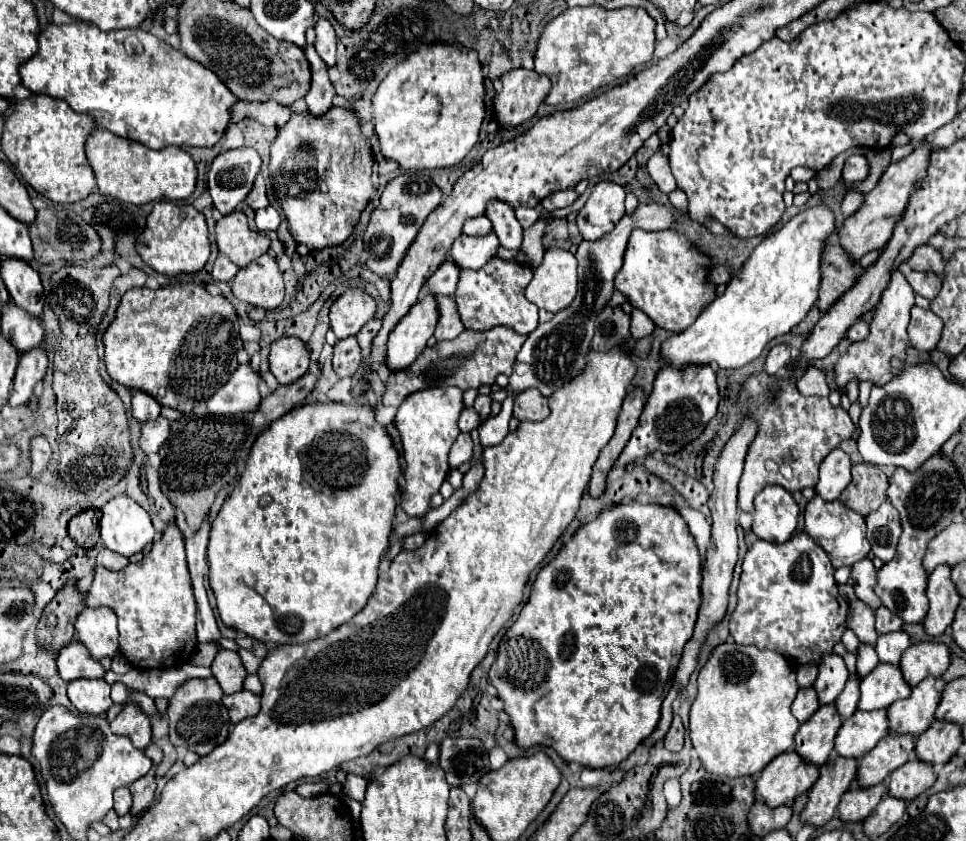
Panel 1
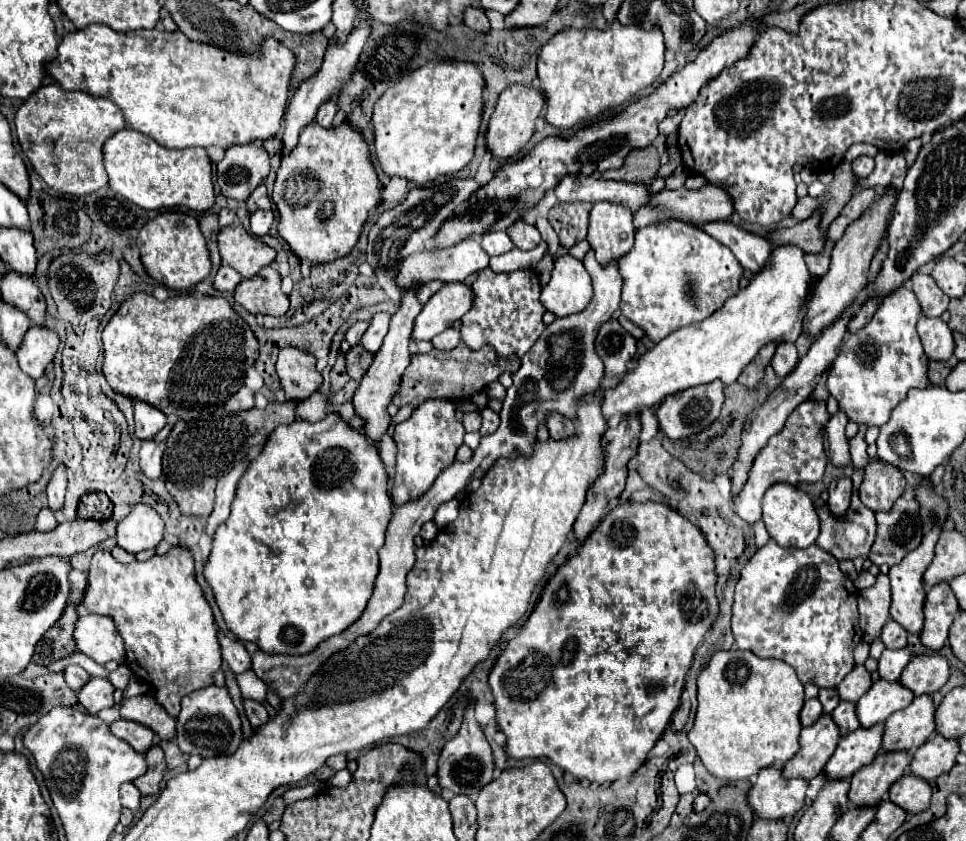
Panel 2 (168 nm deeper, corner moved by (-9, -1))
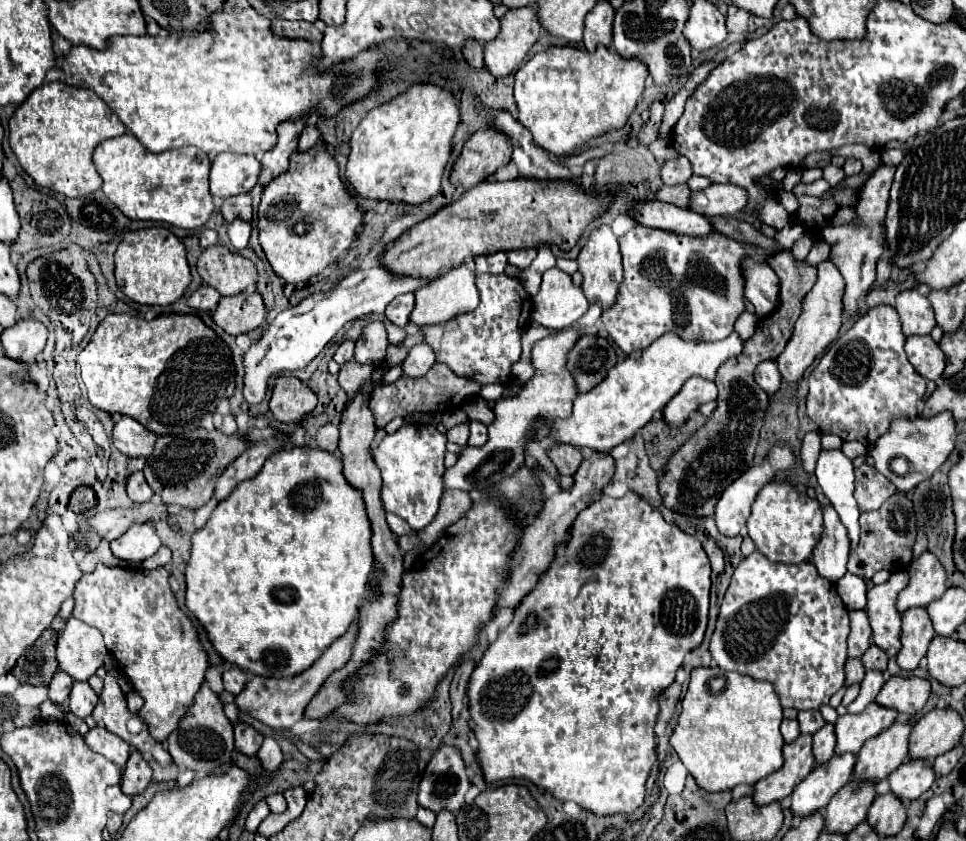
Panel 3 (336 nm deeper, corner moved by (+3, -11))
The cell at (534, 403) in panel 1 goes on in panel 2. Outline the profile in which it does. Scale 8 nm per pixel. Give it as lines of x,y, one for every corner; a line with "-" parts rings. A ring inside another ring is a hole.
550,412
550,416
546,416
546,426
552,438
564,438
574,432
574,422
566,420
566,416
558,416
558,412

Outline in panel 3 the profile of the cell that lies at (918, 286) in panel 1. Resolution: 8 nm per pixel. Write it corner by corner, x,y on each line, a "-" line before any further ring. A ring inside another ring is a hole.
904,290
896,296
896,312
904,336
926,336
936,326
930,300
918,290

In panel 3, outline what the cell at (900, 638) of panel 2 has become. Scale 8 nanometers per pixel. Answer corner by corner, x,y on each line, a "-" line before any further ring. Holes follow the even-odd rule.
870,646
864,656
862,656
862,664
866,670
878,670
878,672
886,672
886,664
888,664
888,656
886,652
882,652
878,646

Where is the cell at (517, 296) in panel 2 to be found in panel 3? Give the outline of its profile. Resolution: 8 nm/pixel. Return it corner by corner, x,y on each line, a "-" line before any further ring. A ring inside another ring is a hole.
478,274
476,284
482,300
474,312
452,318
450,322
424,326
422,334
426,344
434,350
436,362
450,366
454,374
468,376
470,382
478,382
482,386
500,384
512,376
512,364
520,360
520,336
530,312
530,296
524,292
518,278
510,278
506,274

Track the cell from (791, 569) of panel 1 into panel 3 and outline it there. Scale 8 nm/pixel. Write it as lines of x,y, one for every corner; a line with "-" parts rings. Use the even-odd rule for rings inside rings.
754,550
734,570
732,582
720,606
716,630
710,640
710,654
722,670
732,670
774,684
782,708
818,710
828,704
830,696
844,684
848,632
848,610
838,594
832,592
832,584
818,576
814,564
774,564
764,554

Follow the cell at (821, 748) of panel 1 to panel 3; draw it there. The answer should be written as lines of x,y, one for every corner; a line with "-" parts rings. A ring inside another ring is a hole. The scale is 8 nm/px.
800,734
798,740
784,746
782,754
784,754
782,768
754,784
752,798
760,806
766,806
770,802
778,802
790,796
792,790
802,782
802,778
810,774
810,770
814,768
812,736

